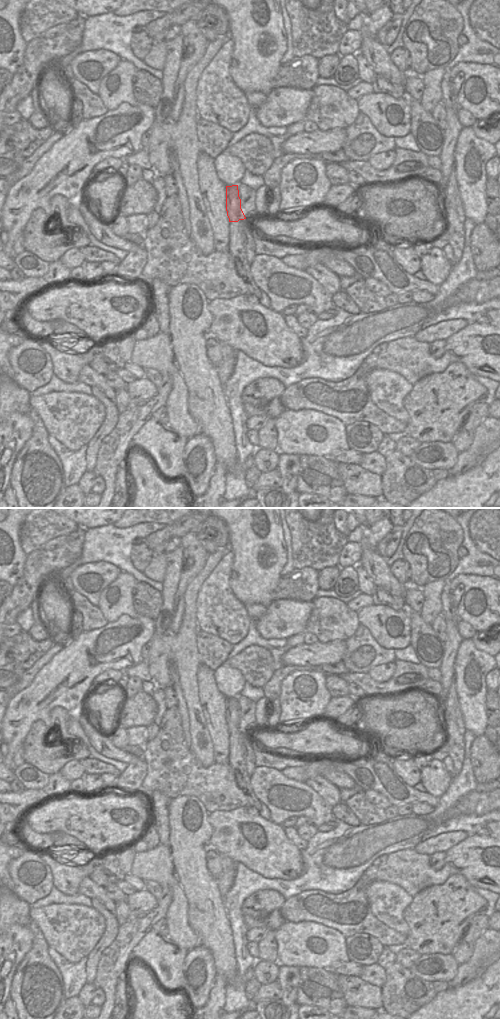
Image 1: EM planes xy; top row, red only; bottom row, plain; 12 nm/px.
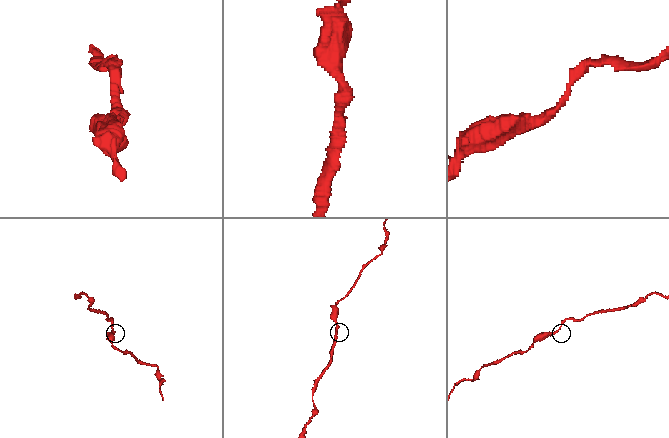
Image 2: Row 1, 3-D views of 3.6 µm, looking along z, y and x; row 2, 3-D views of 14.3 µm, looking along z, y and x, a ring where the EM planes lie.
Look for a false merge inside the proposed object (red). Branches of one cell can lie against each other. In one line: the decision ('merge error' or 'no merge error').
no merge error

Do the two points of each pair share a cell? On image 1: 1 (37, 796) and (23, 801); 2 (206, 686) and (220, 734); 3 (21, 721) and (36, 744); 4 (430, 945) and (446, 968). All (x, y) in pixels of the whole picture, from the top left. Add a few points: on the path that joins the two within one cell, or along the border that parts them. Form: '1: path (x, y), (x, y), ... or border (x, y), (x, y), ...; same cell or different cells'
1: path (34, 797), (26, 798); same cell
2: path (210, 698), (213, 702), (216, 722); same cell
3: border (47, 717), (40, 718), (33, 723), (22, 744); different cells
4: border (451, 953), (421, 955); different cells

